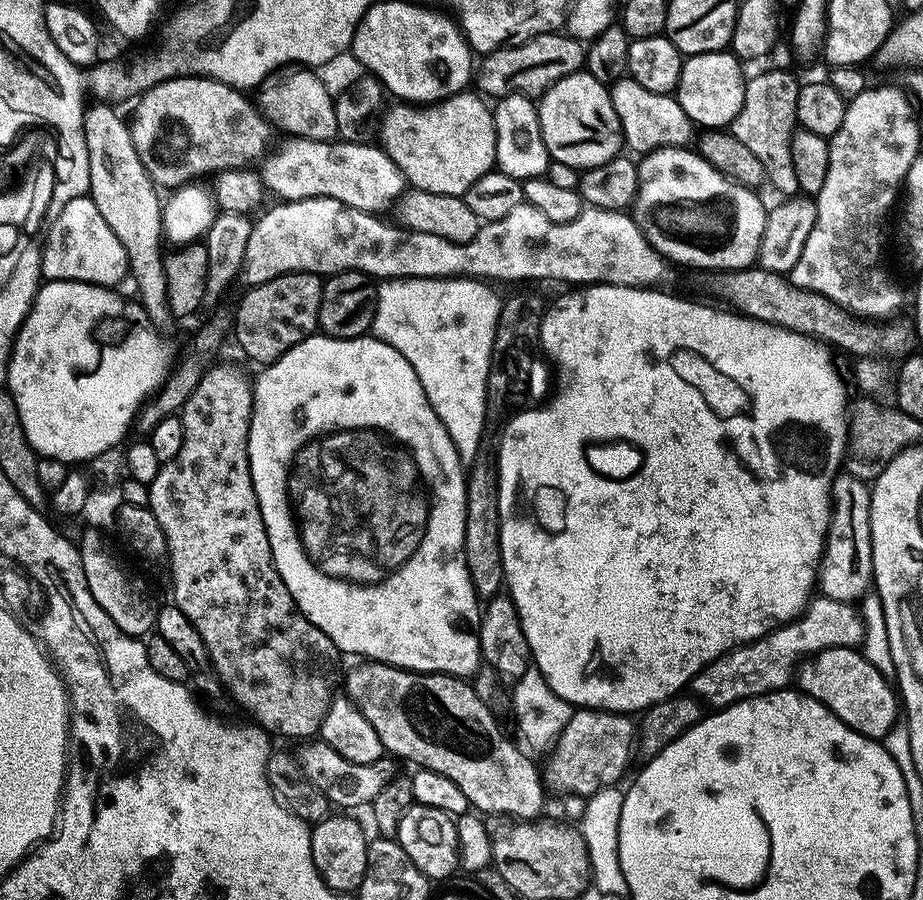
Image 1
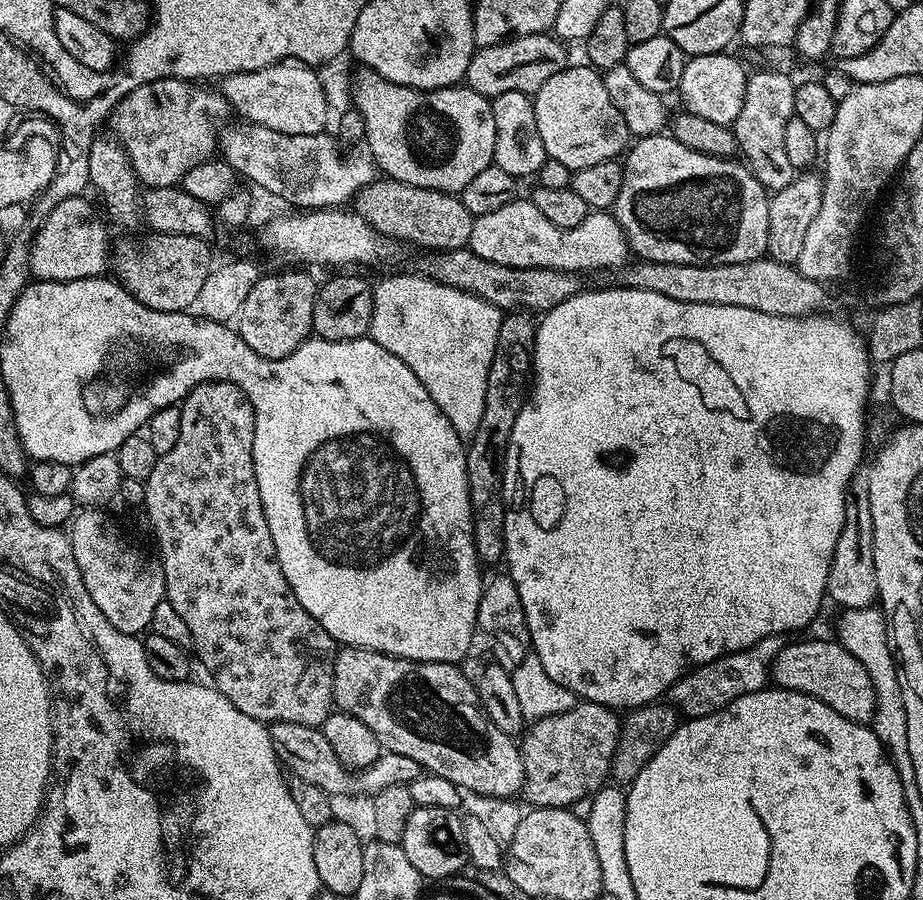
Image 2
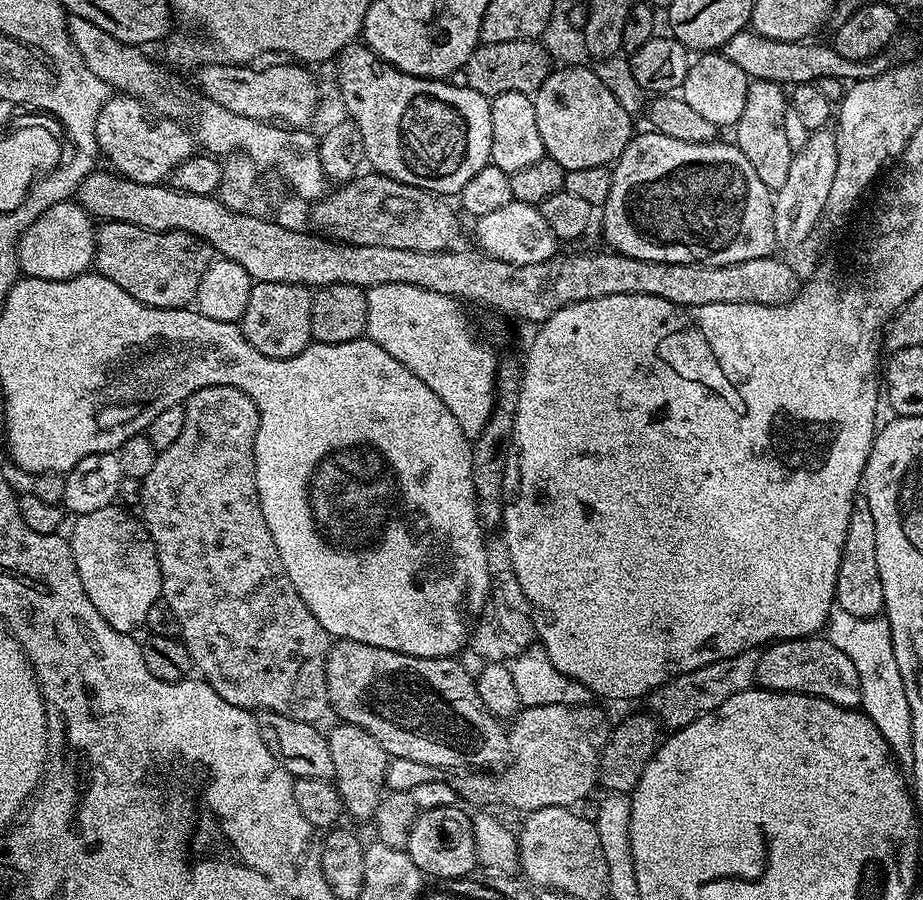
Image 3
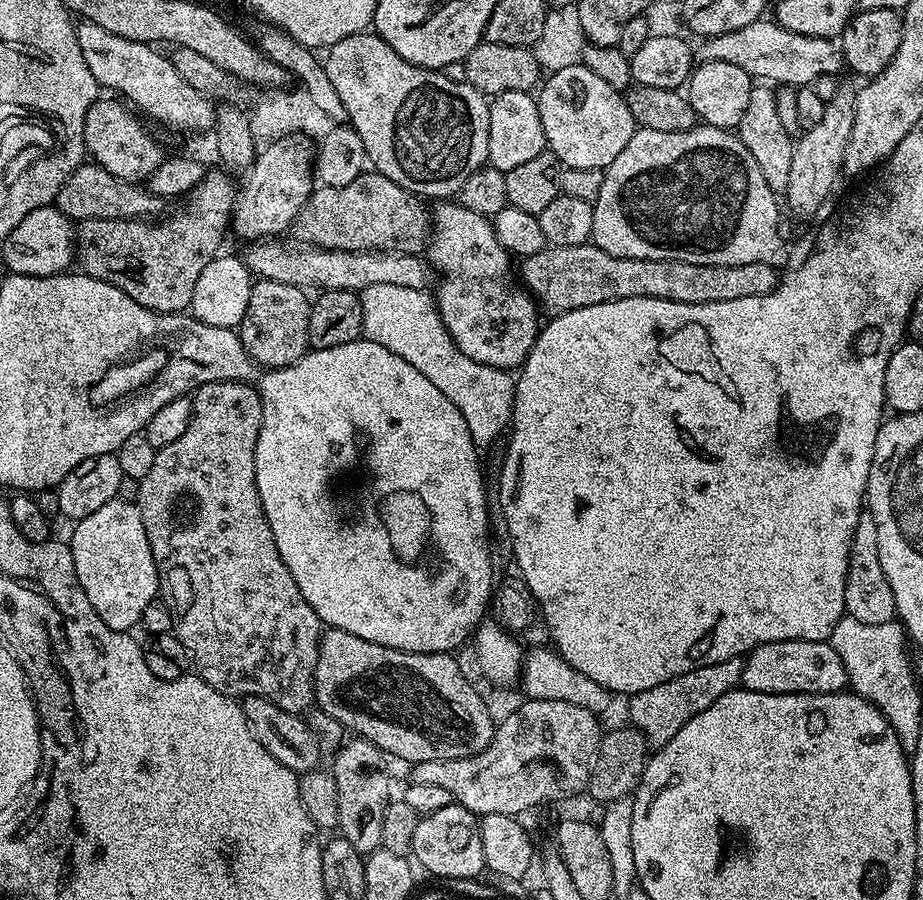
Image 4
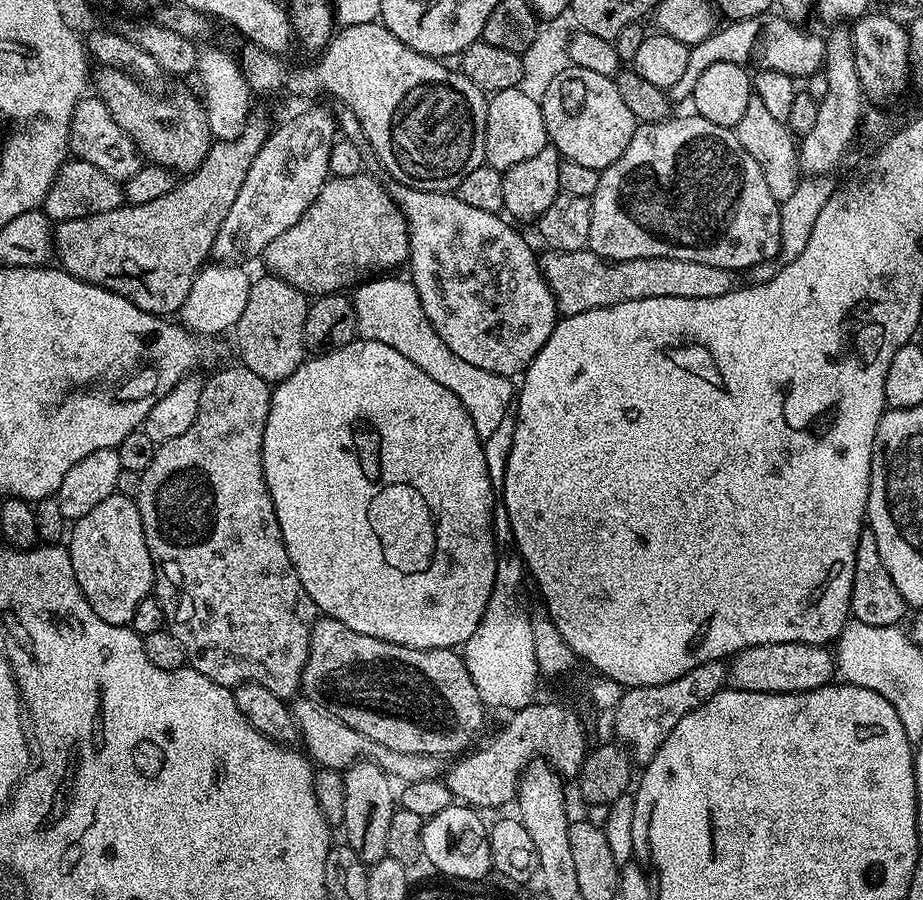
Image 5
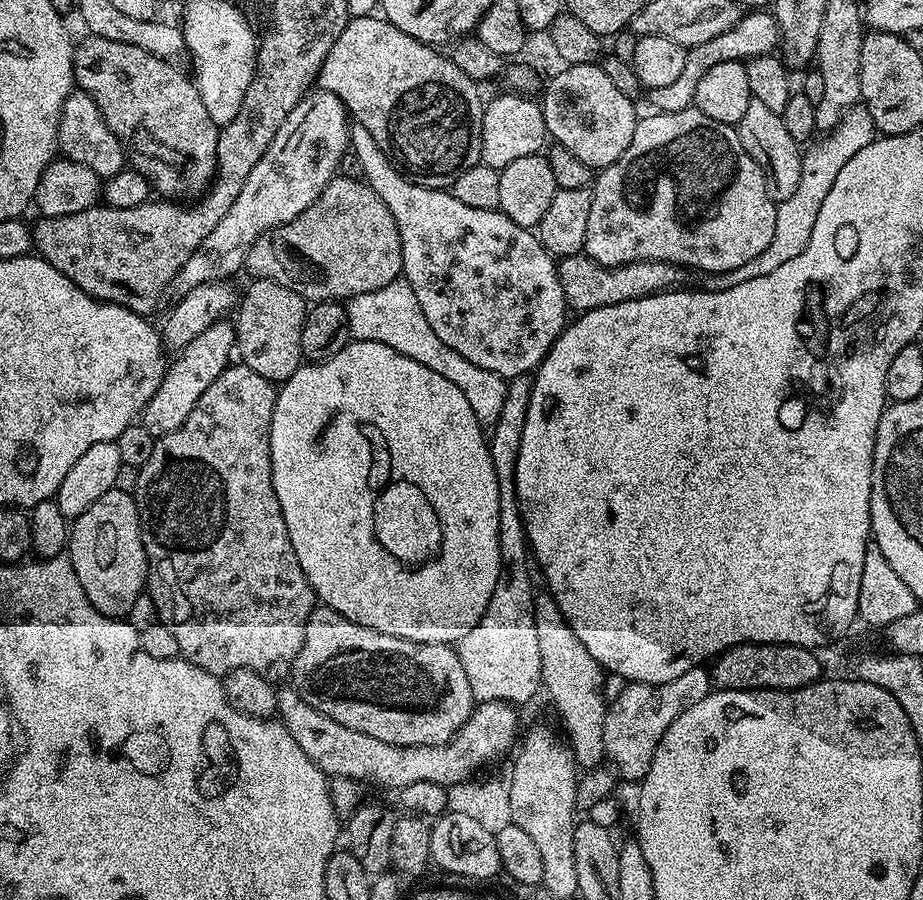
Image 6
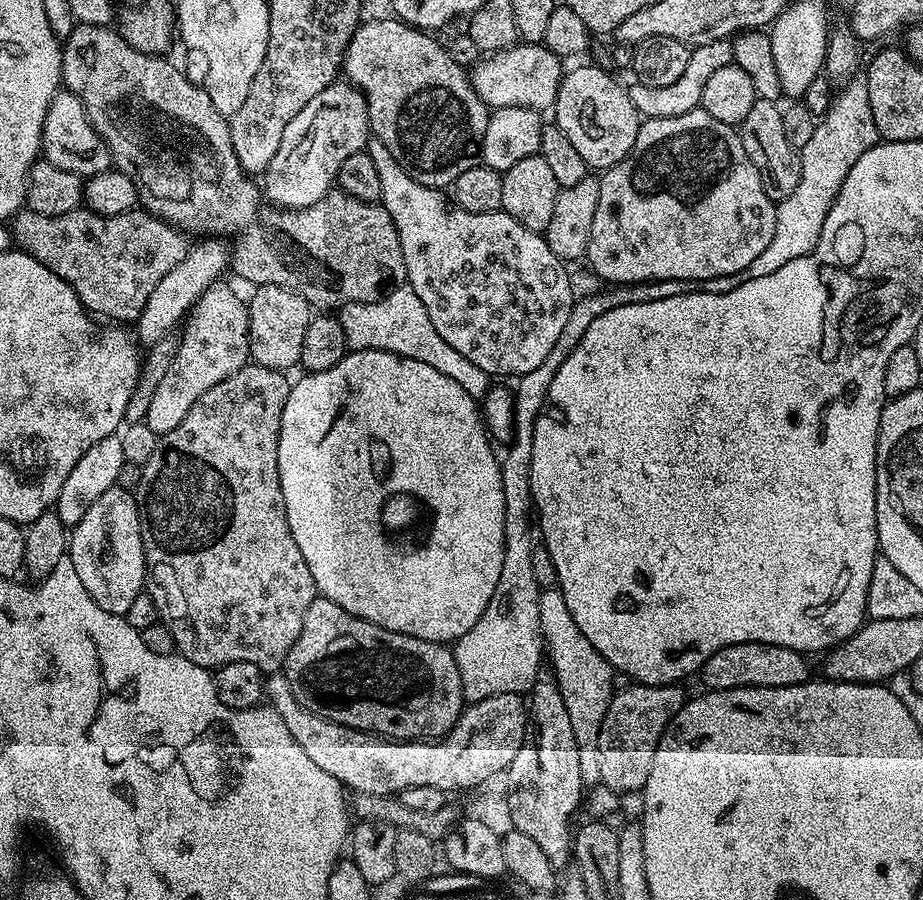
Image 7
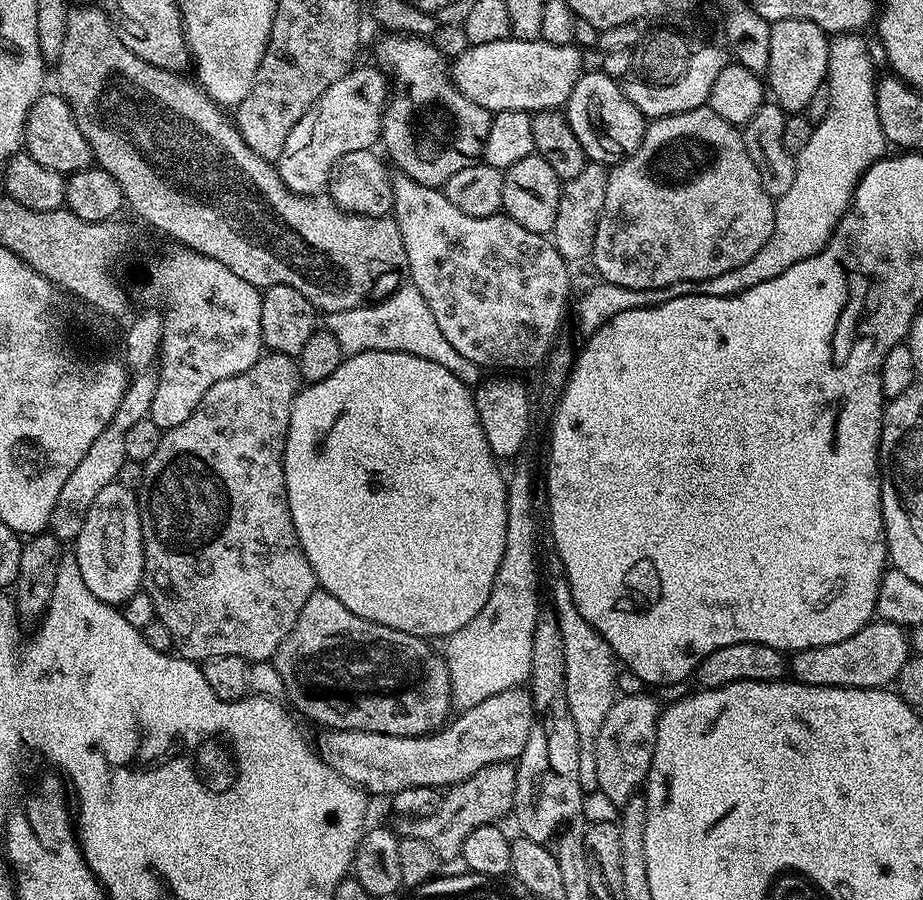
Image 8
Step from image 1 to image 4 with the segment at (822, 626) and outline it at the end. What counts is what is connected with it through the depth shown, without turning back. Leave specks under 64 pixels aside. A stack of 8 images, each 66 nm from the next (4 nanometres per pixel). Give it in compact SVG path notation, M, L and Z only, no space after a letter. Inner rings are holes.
M741 657L726 658L722 662L704 664L700 668L690 670L678 678L670 678L670 682L662 682L662 686L650 686L650 690L636 692L627 701L628 716L631 727L644 735L649 749L655 750L666 746L694 714L702 714L706 706L714 706L722 694L733 691L740 684L744 661Z

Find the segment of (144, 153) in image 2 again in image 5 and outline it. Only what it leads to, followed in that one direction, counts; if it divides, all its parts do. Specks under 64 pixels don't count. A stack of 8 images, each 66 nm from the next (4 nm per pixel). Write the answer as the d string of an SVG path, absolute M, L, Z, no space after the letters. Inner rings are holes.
M86 94L80 99L78 106L74 106L70 128L66 133L66 143L75 159L90 162L90 166L98 166L102 174L110 174L110 178L121 182L134 178L134 174L138 174L142 167L142 157L140 151L136 149L136 143L128 137L126 130L122 130L122 126L118 126L118 122L114 122L110 110L106 110L106 102L102 102L95 94Z

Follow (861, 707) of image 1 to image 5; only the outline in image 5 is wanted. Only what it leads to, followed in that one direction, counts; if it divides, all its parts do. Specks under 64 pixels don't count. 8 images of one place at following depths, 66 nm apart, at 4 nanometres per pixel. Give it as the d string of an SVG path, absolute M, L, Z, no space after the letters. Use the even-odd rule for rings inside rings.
M770 642L750 646L727 661L727 687L743 692L809 692L833 683L837 675L836 657L827 647L802 642Z

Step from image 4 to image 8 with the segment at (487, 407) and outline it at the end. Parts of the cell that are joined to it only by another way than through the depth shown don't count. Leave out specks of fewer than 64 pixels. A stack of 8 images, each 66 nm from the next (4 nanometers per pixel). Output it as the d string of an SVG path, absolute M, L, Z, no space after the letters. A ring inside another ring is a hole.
M410 282L401 284L399 290L385 300L363 304L361 308L327 313L326 320L328 332L338 338L338 346L342 346L345 357L363 352L405 352L418 358L430 358L430 362L438 362L438 366L446 366L450 374L466 385L476 386L482 380L480 365L458 354L458 350L446 342L430 306L426 306L426 298L422 298L422 294Z

